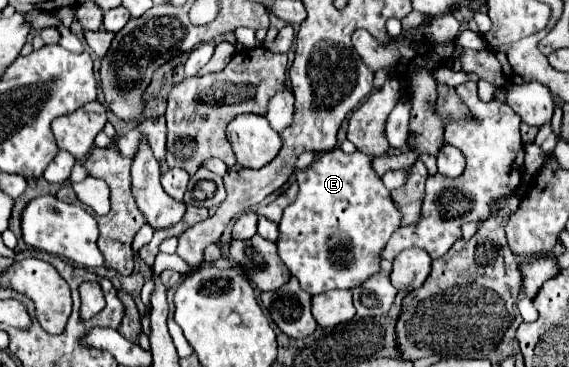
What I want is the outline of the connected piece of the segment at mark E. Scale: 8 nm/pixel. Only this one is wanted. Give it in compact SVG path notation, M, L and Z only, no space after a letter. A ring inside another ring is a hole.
M334 148L330 152L318 154L306 170L296 174L300 192L296 200L284 210L284 216L278 224L278 254L288 266L290 274L298 278L300 286L308 294L322 294L336 288L352 290L372 274L380 272L380 252L390 240L392 232L400 228L402 218L400 210L396 210L396 204L392 202L390 190L374 174L370 160L372 158L362 152L344 154L340 148Z

